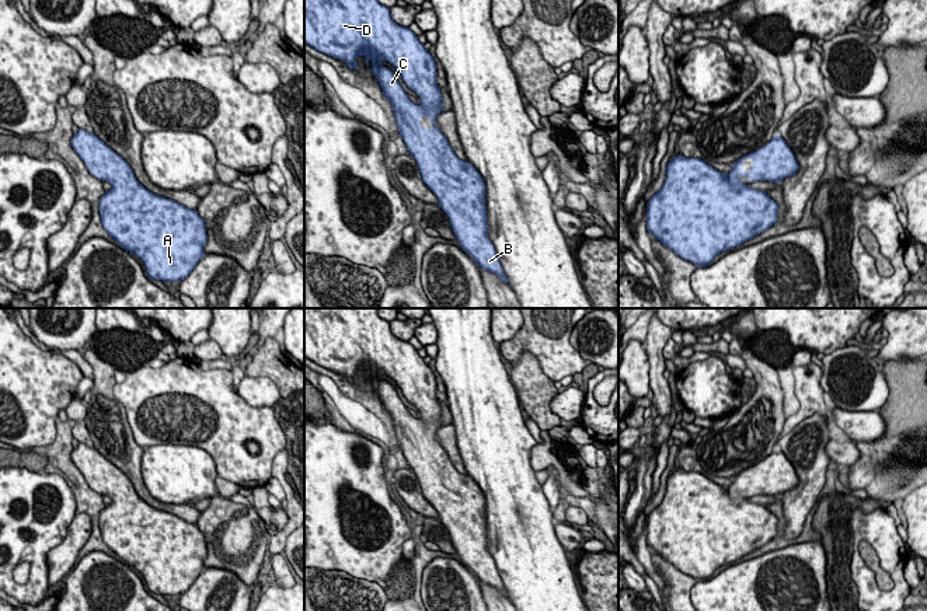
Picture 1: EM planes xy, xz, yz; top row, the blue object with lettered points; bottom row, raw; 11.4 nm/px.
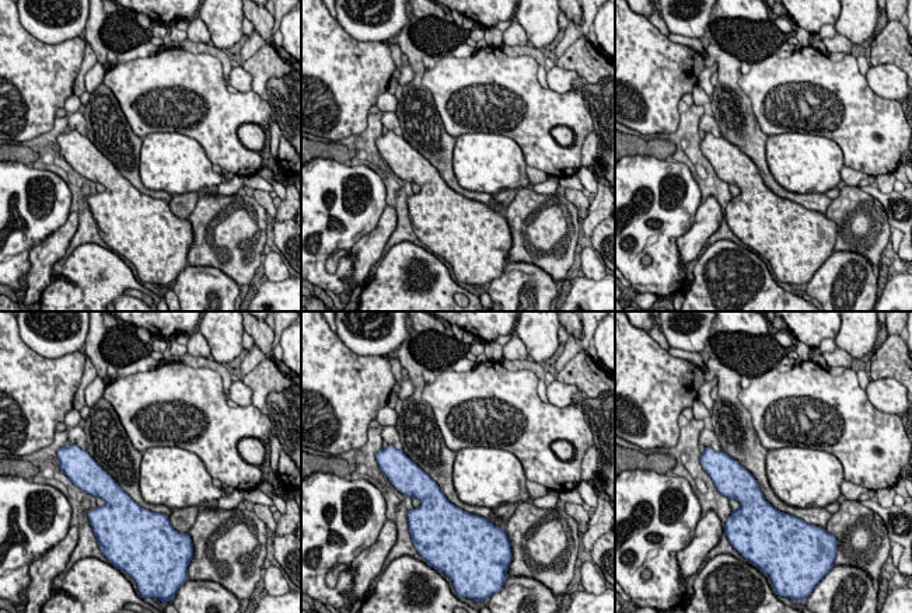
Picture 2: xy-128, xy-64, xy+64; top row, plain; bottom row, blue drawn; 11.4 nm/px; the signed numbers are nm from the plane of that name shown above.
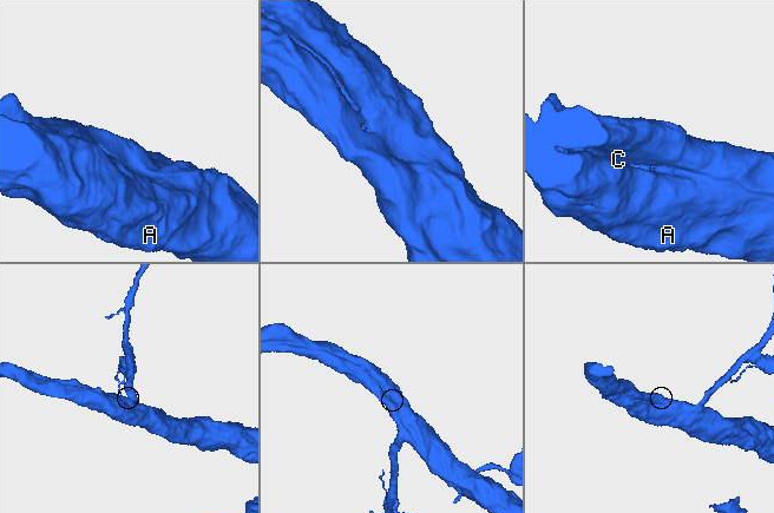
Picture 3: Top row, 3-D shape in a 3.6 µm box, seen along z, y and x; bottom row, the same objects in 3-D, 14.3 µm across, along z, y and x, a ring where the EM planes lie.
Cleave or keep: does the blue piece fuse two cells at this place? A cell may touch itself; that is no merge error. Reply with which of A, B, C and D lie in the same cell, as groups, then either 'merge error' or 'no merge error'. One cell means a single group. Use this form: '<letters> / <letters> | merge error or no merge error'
A B C D | no merge error

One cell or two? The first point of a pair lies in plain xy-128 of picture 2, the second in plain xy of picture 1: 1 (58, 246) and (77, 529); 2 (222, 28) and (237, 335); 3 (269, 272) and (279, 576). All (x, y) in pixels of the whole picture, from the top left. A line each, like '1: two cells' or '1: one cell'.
1: one cell
2: one cell
3: one cell

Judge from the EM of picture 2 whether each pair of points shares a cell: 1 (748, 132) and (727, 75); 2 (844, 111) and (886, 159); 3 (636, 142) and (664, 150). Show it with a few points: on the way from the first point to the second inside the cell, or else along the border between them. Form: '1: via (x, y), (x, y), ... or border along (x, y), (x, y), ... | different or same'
1: via (745, 118), (731, 89) | same
2: via (855, 122), (873, 140), (874, 147) | same
3: via (643, 147), (657, 147) | same

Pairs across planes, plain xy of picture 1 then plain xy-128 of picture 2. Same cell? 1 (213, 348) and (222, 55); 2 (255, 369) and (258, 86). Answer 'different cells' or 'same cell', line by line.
1: different cells
2: same cell

